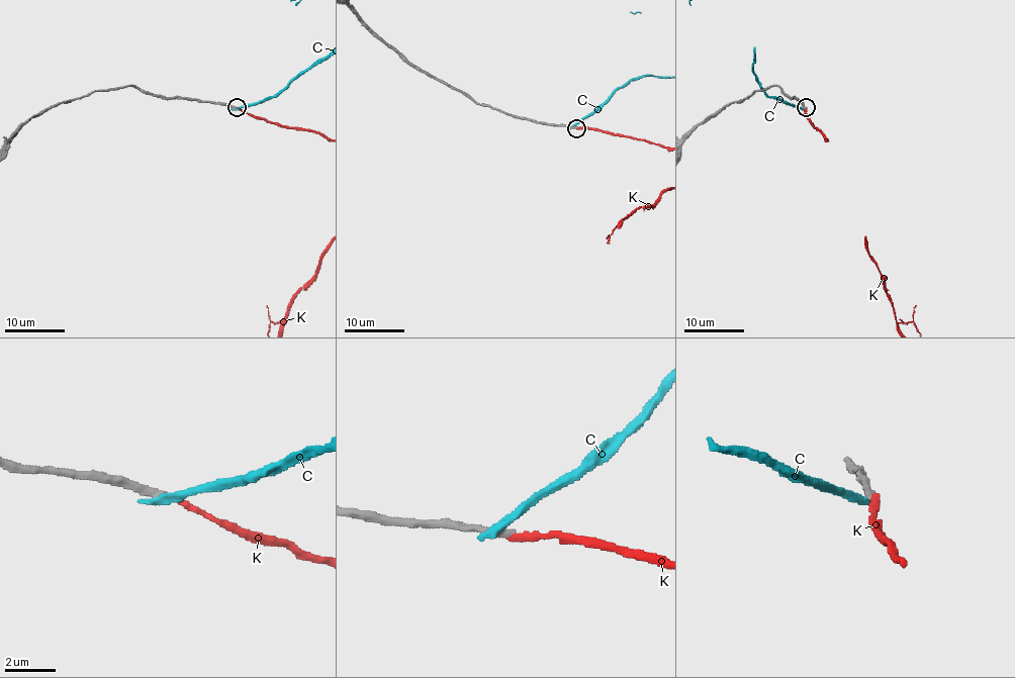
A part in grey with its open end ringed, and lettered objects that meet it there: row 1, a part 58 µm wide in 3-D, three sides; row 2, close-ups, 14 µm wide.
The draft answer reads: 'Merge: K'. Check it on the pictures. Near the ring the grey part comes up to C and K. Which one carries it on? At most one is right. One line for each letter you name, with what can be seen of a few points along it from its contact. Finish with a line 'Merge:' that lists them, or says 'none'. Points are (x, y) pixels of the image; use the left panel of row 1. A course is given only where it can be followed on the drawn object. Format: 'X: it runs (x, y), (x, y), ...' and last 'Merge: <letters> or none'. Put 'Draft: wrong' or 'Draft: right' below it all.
Merge: K
Draft: right

